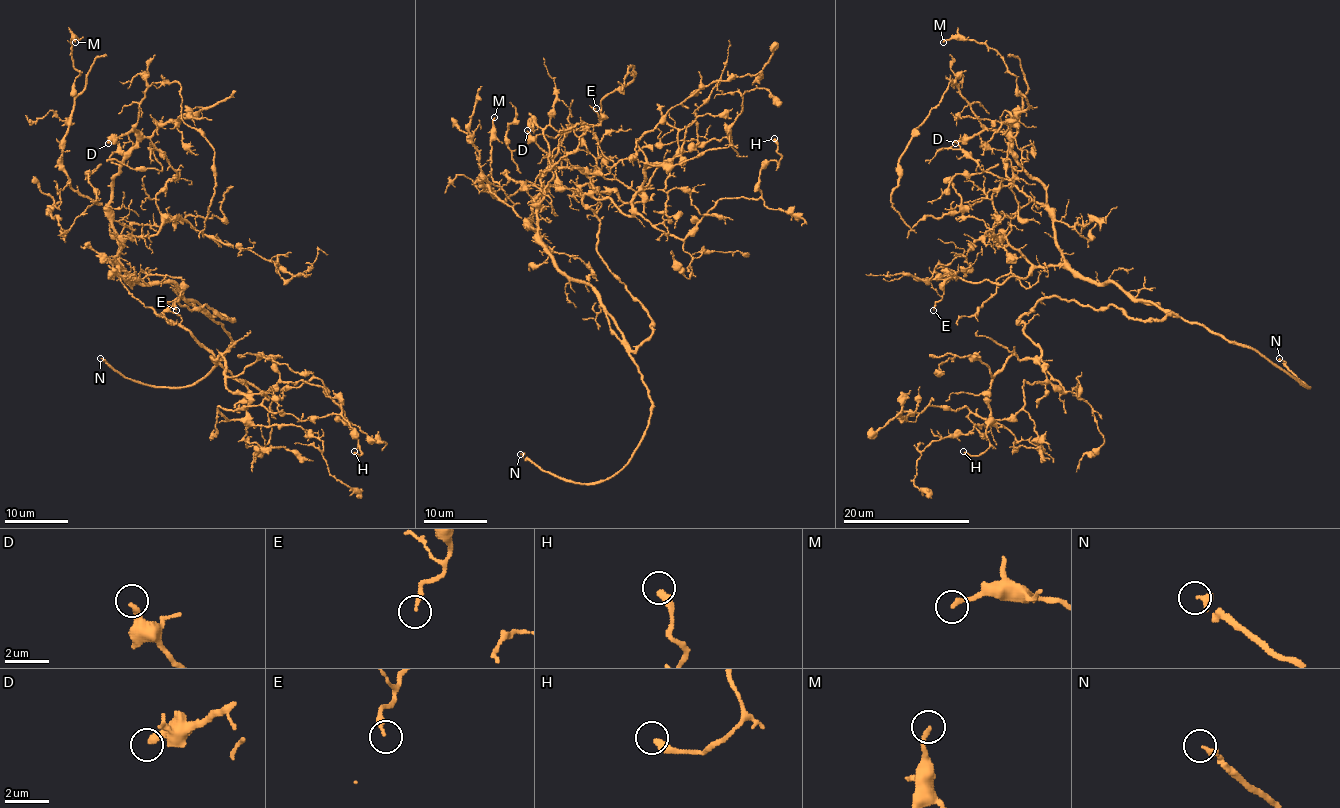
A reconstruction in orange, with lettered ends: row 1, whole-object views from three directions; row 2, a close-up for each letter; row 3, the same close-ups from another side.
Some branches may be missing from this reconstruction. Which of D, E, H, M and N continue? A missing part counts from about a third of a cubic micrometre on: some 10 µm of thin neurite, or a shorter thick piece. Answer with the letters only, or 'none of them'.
D, N

